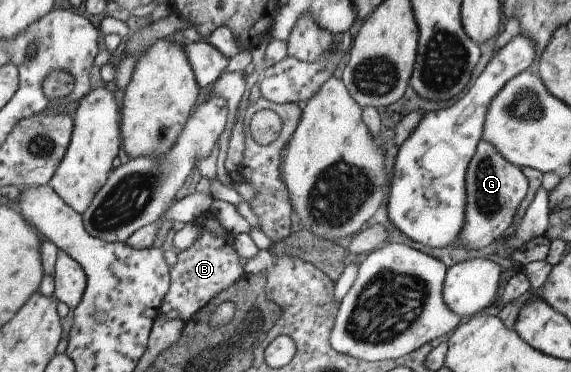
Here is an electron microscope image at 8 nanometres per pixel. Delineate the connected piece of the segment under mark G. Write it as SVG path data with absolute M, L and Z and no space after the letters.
M479 140L466 168L464 223L454 245L480 249L495 241L505 228L511 224L515 209L523 200L527 189L528 180L522 170L518 166L507 162L489 143Z

